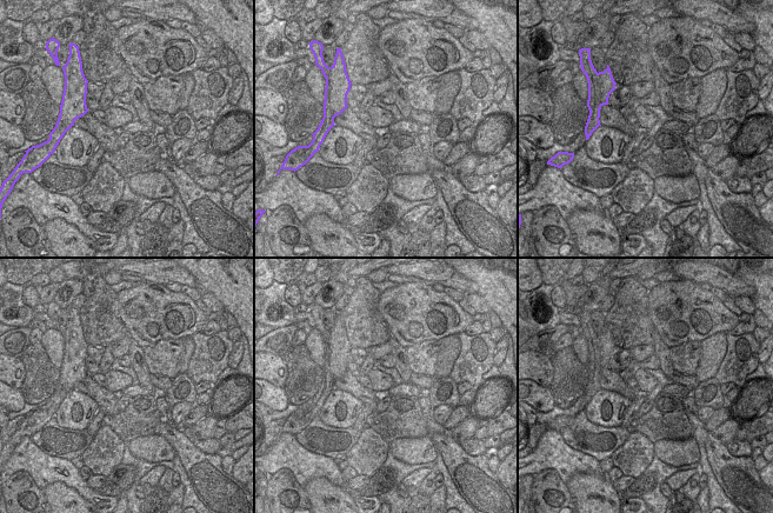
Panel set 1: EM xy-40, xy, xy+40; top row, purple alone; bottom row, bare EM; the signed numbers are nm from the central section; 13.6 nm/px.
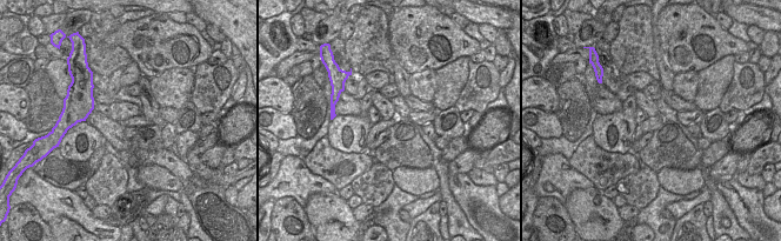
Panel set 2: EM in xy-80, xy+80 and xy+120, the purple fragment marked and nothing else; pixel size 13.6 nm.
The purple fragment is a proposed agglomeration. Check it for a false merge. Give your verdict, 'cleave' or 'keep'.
cleave

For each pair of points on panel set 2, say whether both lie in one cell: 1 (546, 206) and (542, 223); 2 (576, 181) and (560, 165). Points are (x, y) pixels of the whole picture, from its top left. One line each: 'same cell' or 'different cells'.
1: same cell
2: same cell

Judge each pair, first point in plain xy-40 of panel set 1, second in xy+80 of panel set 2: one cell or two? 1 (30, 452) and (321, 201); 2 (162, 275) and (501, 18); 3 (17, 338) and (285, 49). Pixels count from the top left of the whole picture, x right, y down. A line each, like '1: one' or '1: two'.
1: two
2: one
3: two

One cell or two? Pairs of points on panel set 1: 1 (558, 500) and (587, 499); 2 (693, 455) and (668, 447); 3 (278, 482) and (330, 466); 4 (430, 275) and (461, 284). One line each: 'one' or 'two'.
1: two
2: one
3: two
4: one

